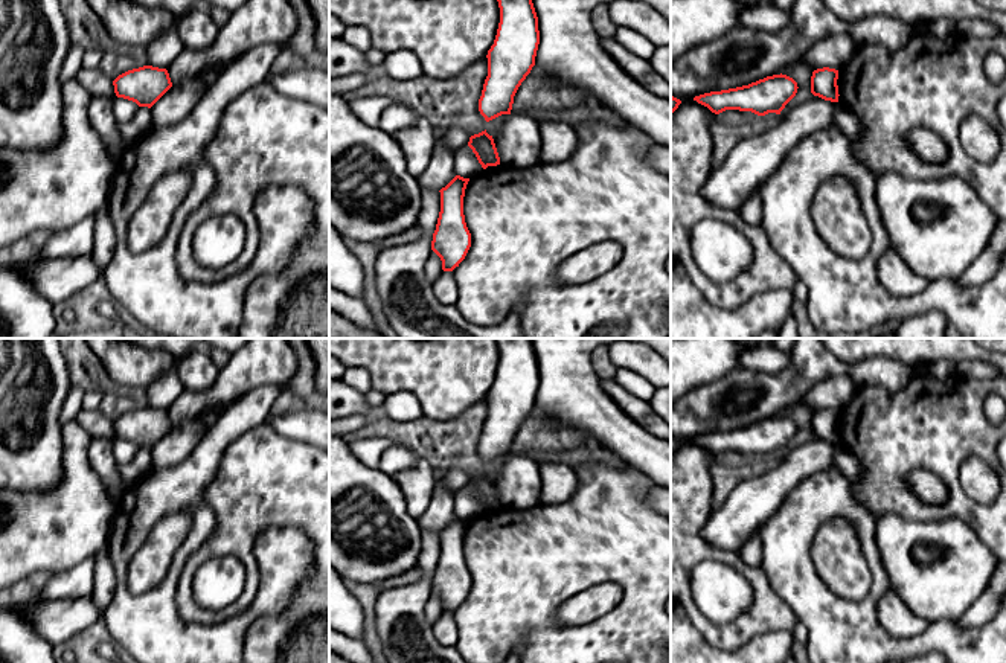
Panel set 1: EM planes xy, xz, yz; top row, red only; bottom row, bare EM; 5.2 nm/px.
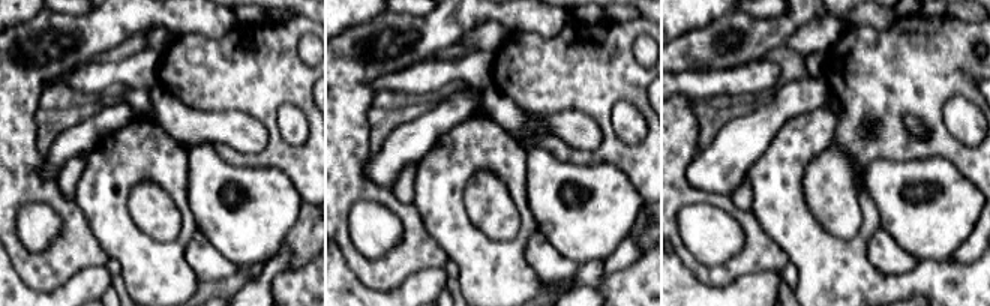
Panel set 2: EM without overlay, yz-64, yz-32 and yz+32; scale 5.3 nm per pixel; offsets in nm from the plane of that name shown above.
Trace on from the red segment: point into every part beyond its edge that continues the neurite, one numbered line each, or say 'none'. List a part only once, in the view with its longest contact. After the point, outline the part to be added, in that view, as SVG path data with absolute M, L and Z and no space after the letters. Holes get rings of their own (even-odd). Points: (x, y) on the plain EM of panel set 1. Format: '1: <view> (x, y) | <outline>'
1: xy (261, 361) | M248 338L219 369L209 392L184 390L166 410L172 425L197 421L203 413L224 408L259 386L287 384L297 370L288 338Z

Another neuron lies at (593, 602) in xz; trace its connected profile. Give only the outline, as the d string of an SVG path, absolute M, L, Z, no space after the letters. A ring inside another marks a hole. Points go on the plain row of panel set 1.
M598 584L562 602L555 619L564 626L590 623L610 613L620 599L622 588L617 584Z

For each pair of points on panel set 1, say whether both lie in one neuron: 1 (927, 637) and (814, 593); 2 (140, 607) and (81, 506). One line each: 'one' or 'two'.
1: one
2: two

